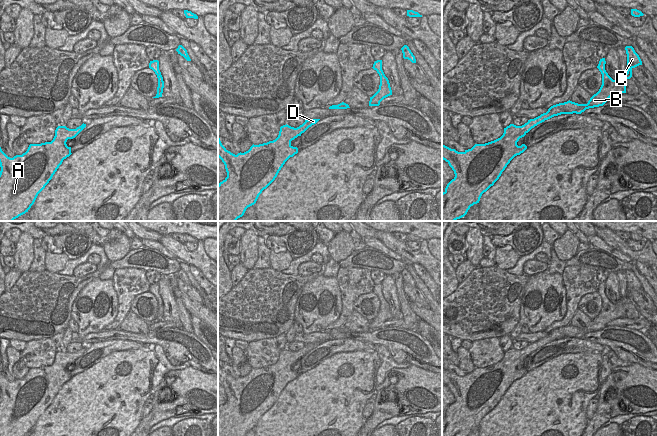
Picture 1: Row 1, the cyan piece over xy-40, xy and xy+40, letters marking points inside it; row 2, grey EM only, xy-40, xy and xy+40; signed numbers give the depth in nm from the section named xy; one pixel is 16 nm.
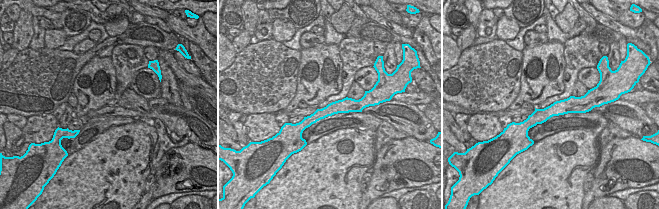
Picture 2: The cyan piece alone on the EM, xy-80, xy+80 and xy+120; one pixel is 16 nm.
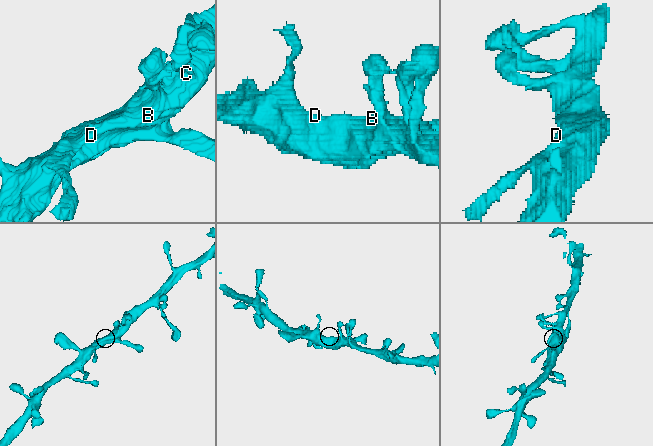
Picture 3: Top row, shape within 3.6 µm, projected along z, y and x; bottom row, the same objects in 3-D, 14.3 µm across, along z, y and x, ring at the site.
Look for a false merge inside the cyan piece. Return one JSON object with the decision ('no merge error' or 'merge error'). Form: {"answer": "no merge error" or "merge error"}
{"answer": "no merge error"}

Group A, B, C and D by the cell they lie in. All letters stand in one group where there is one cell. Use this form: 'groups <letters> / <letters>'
groups A B C D

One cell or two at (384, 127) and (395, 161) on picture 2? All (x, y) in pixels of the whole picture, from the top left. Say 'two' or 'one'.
two

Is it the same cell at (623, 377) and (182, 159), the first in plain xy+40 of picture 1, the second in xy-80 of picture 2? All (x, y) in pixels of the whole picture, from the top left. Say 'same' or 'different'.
same

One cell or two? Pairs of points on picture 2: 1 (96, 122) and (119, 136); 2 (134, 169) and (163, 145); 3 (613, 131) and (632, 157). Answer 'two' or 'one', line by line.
1: two
2: two
3: two

